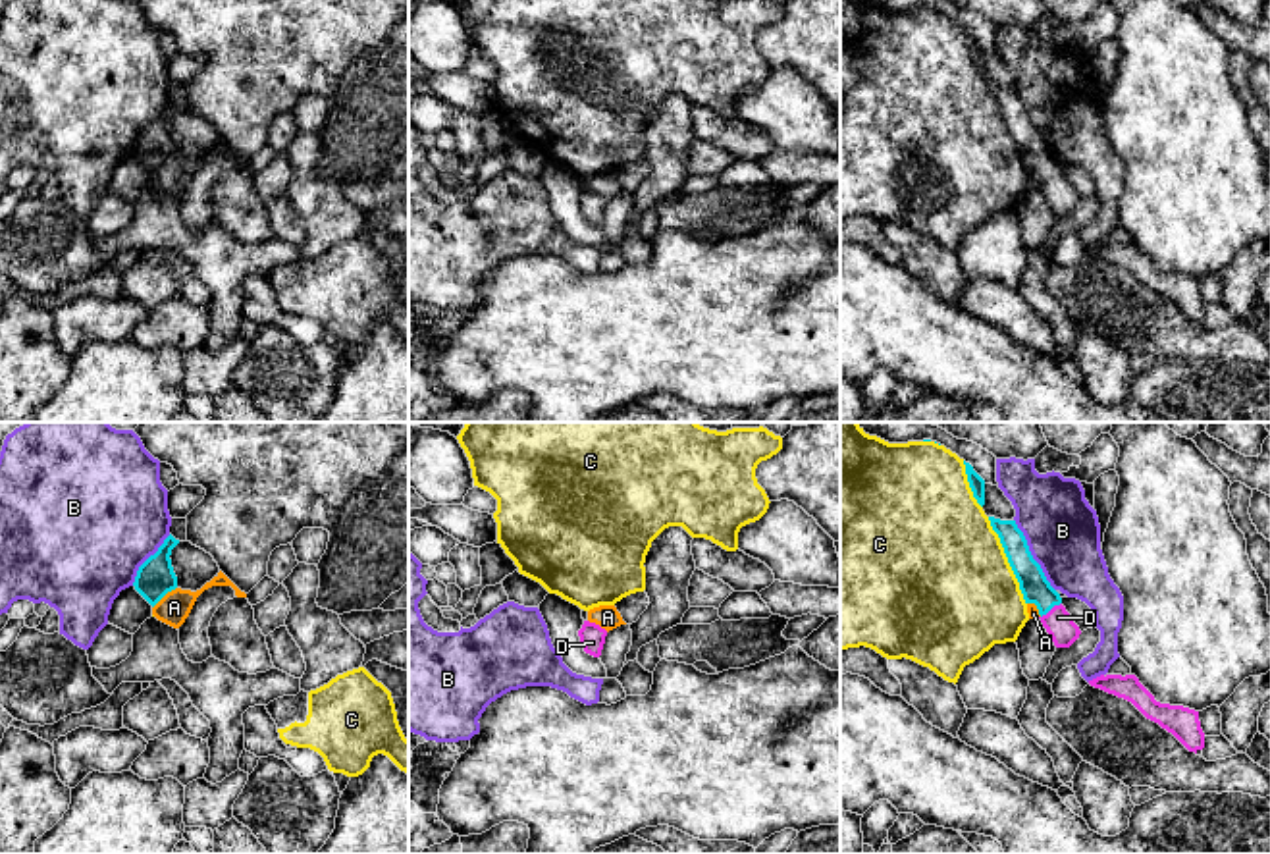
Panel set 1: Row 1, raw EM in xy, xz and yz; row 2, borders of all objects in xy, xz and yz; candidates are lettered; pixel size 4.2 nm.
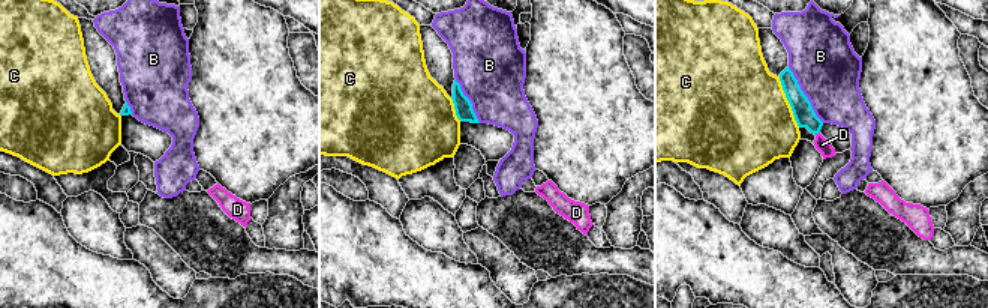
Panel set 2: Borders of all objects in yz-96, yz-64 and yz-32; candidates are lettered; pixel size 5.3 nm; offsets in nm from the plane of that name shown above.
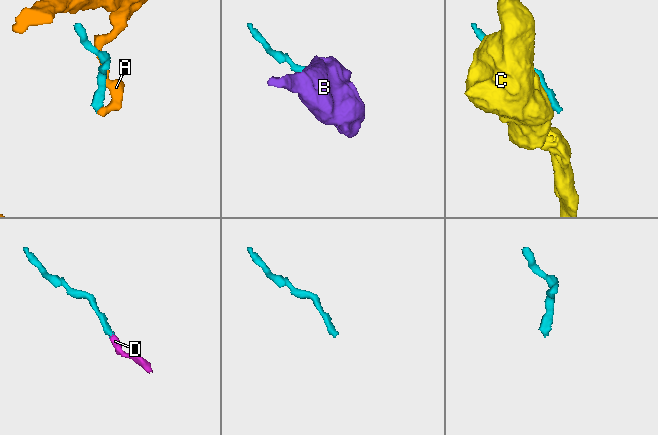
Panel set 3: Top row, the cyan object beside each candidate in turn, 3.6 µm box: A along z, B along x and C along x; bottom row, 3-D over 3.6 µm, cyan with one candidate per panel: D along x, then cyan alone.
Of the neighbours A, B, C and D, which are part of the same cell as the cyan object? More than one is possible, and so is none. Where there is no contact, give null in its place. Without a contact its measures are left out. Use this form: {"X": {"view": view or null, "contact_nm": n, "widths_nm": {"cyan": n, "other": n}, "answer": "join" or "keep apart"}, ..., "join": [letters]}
{"A": {"view": "xy", "contact_nm": 140, "widths_nm": {"cyan": 160, "other": 140}, "answer": "keep apart"}, "B": {"view": "yz", "contact_nm": 340, "widths_nm": {"cyan": 120, "other": 320}, "answer": "keep apart"}, "C": {"view": "yz", "contact_nm": 400, "widths_nm": {"cyan": 120, "other": 500}, "answer": "keep apart"}, "D": {"view": "yz", "contact_nm": 110, "widths_nm": {"cyan": 120, "other": 120}, "answer": "join"}, "join": ["D"]}

